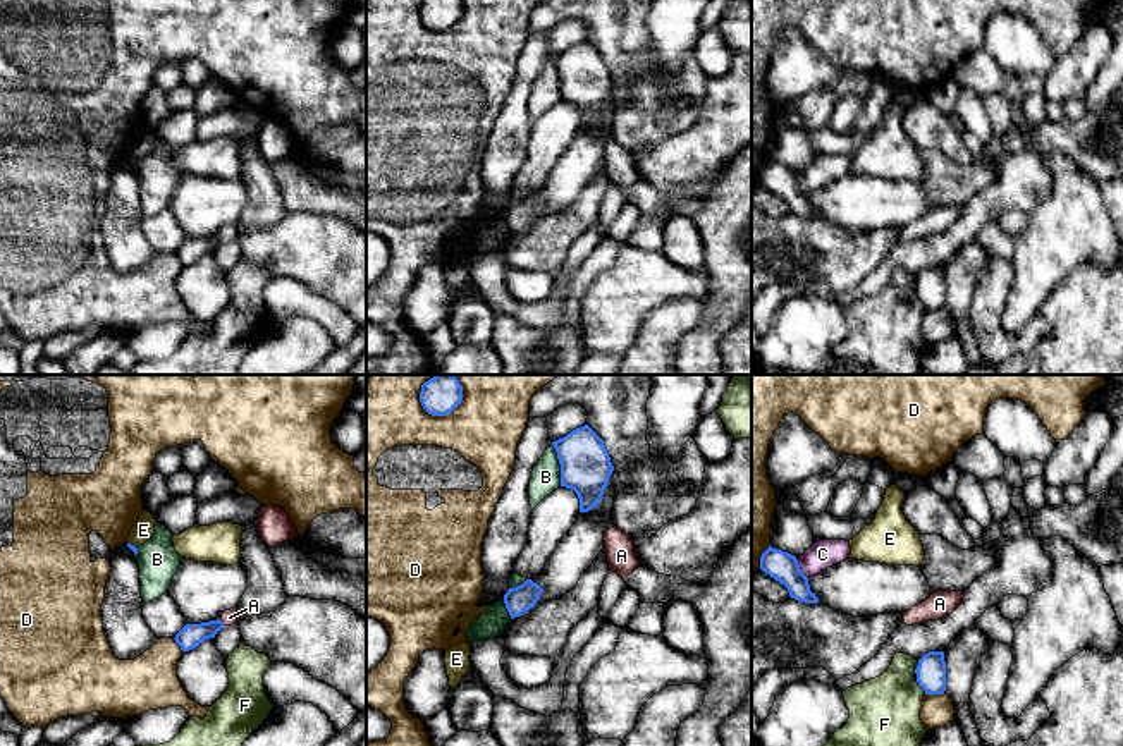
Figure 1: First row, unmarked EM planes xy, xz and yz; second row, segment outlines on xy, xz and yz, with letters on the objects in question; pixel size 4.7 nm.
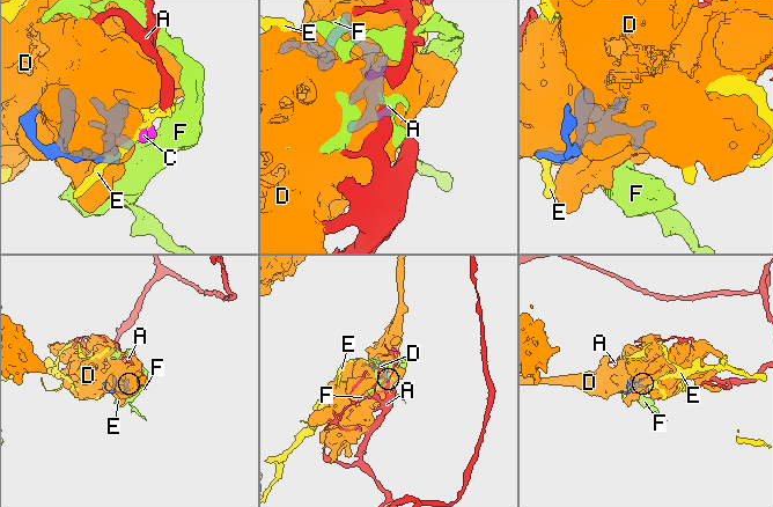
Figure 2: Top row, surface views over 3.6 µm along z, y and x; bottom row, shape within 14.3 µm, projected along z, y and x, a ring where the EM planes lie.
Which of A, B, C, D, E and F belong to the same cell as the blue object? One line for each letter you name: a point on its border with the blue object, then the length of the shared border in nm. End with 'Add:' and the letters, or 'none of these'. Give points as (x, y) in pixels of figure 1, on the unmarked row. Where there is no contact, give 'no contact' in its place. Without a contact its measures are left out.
A: contact xy (222, 238); length 40 nm
Add: A

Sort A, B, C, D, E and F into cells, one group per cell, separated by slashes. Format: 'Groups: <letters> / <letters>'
Groups: A / B C / D / E / F

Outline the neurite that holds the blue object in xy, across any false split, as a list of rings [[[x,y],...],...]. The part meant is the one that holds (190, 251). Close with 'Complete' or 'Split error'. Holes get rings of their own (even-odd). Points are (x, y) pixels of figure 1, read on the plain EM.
[[[237,222],[225,225],[220,229],[217,235],[201,237],[201,239],[186,239],[177,249],[175,258],[181,261],[182,266],[189,266],[196,263],[205,254],[215,253],[215,249],[224,241],[232,241],[241,235]]]. Split error

